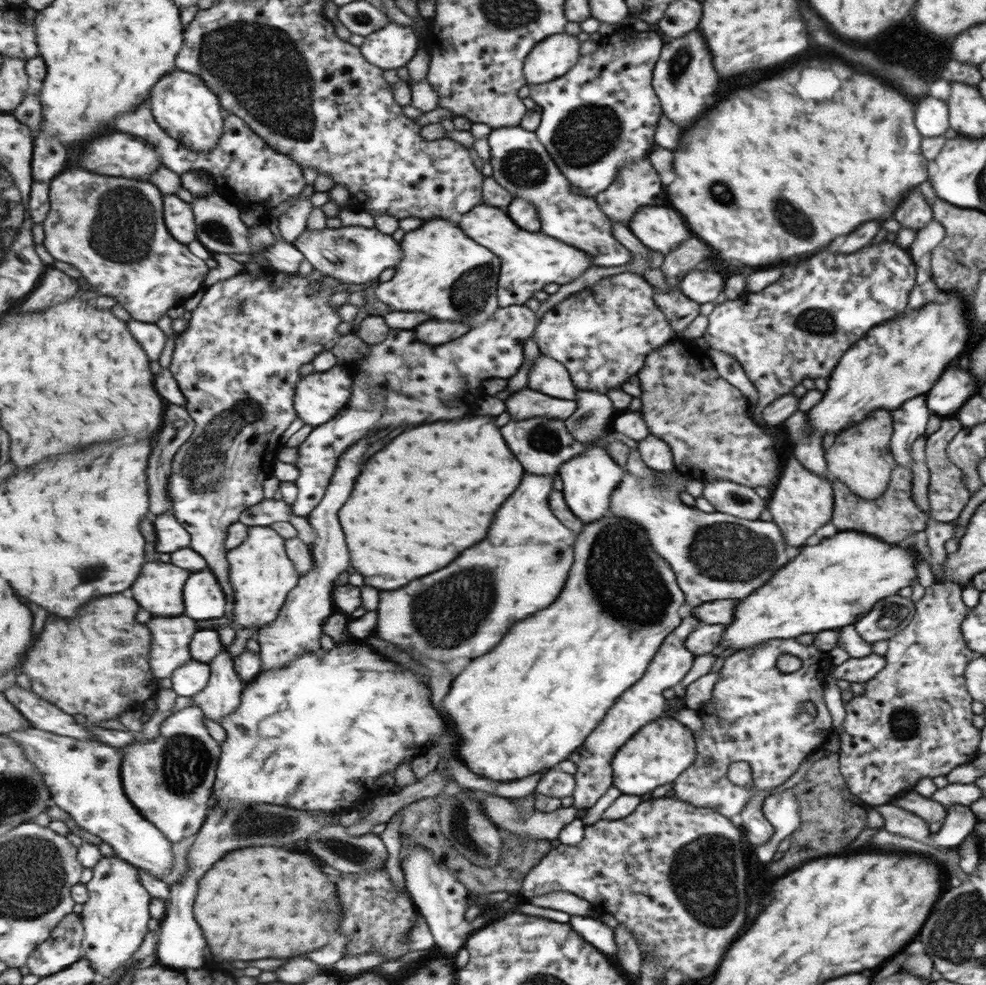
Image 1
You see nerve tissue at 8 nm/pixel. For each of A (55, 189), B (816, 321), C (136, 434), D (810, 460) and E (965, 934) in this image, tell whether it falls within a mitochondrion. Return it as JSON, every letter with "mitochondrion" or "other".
{"A":"other","B":"mitochondrion","C":"other","D":"other","E":"mitochondrion"}

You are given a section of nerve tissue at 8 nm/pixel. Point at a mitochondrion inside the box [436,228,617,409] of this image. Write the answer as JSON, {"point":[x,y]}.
{"point":[470,295]}

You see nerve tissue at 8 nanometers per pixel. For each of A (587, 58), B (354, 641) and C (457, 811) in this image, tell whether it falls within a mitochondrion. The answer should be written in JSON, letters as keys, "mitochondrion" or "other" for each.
{"A":"other","B":"other","C":"mitochondrion"}

